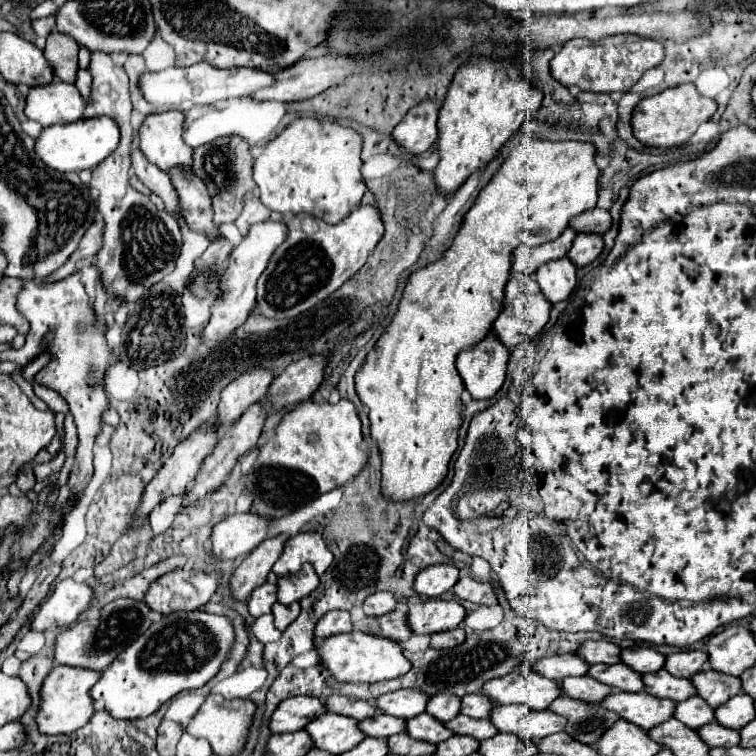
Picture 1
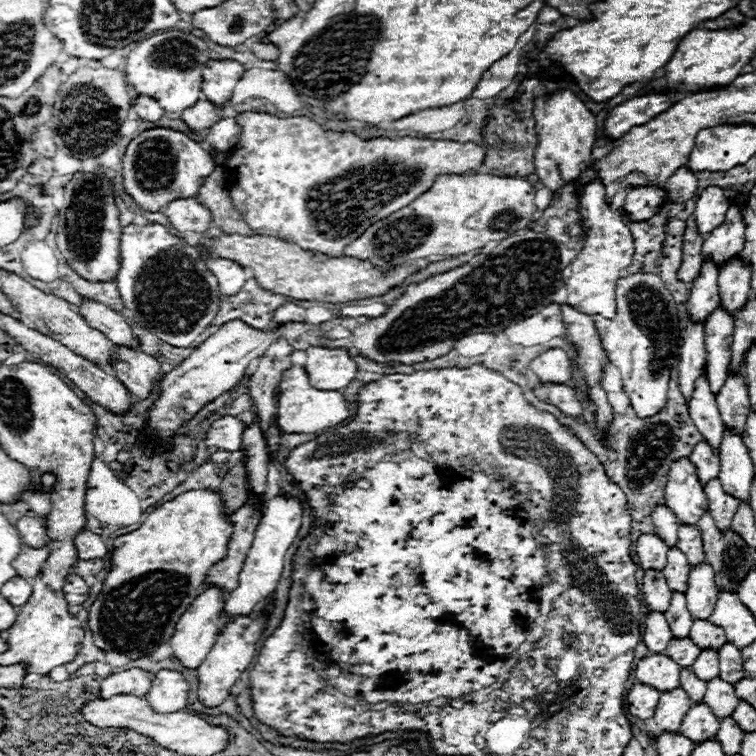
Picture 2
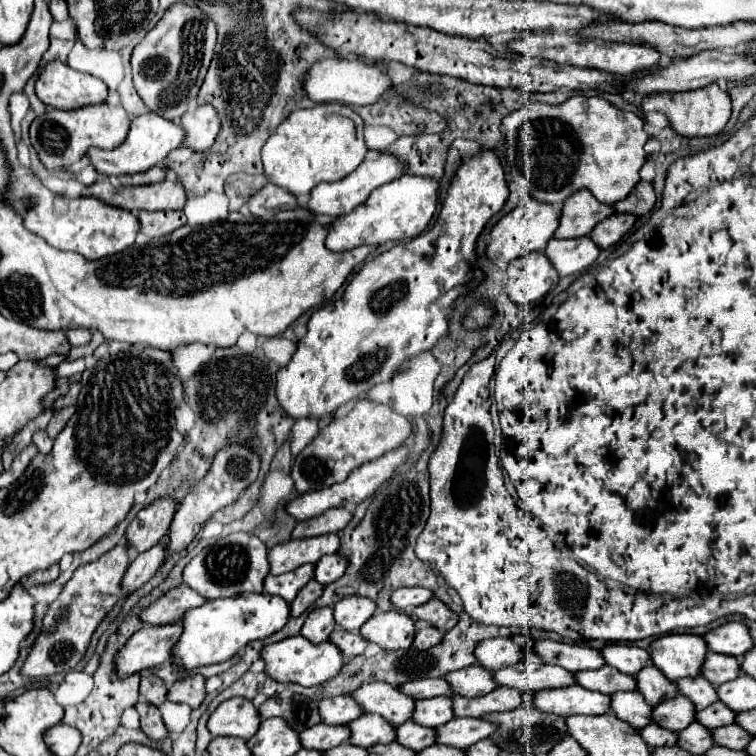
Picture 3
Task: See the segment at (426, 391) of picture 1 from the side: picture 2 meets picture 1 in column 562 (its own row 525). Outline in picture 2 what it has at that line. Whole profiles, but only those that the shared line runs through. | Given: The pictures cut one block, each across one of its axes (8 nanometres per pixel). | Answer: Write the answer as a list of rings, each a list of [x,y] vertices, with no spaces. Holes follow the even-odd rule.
[[[190,490],[156,508],[138,530],[118,536],[114,540],[114,550],[110,556],[112,564],[104,578],[102,592],[92,602],[88,614],[88,628],[94,636],[94,644],[104,652],[114,650],[126,654],[130,660],[148,656],[160,644],[166,644],[172,638],[174,626],[182,612],[186,612],[200,594],[198,588],[204,582],[206,572],[212,568],[212,564],[226,556],[230,534],[232,524],[228,516],[224,516],[224,502],[220,500],[220,494],[210,490]]]

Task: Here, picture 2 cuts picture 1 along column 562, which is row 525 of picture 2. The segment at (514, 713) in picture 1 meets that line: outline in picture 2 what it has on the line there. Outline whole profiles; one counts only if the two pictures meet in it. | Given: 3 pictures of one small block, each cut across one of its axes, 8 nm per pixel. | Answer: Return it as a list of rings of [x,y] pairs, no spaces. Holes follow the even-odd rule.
[[[712,478],[704,486],[704,492],[706,492],[708,500],[710,500],[708,510],[714,516],[714,522],[718,524],[718,528],[722,528],[722,532],[726,532],[726,528],[730,528],[730,524],[732,524],[734,512],[738,510],[740,502],[732,494],[724,492],[724,488],[722,488],[718,478]]]

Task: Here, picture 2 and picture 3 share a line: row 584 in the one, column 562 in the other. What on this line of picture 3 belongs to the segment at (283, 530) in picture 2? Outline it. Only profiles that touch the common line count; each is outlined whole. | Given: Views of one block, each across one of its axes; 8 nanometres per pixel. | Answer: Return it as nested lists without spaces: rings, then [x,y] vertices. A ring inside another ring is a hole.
[[[590,236],[582,238],[552,238],[546,246],[546,256],[560,276],[570,276],[588,268],[600,254],[600,248]]]

